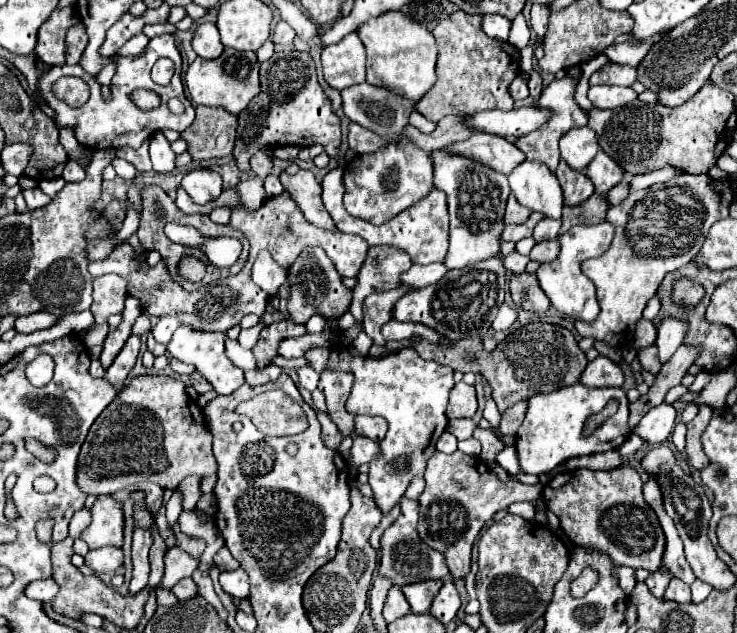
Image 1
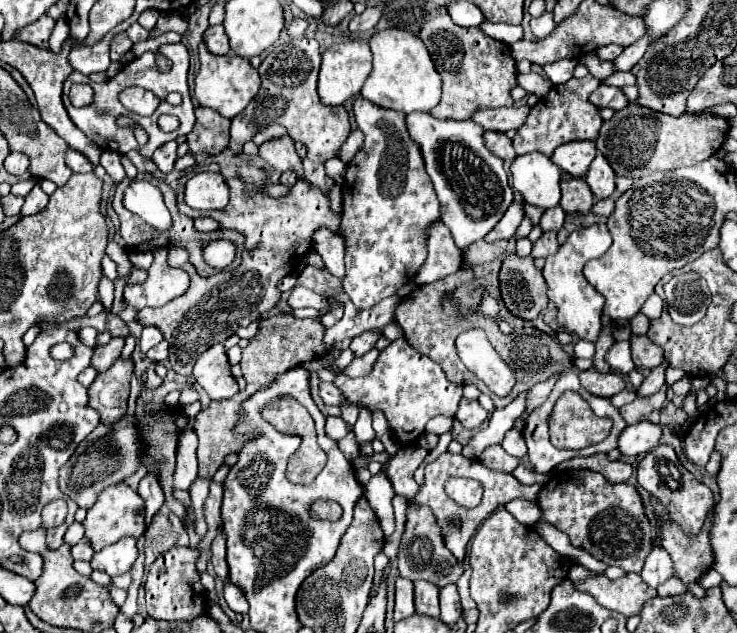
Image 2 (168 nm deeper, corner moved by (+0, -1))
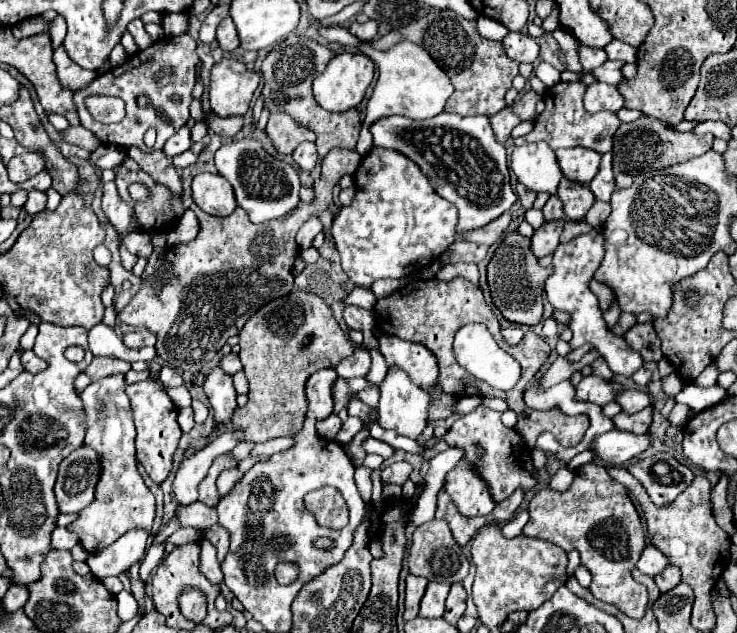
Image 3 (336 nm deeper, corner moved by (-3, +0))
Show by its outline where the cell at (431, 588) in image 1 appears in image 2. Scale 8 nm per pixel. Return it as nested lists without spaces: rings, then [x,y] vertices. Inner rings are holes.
[[[427,580],[415,582],[415,612],[423,616],[439,616],[439,588]]]

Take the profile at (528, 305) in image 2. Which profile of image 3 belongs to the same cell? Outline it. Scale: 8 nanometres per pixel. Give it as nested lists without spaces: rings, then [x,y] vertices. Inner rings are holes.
[[[510,231],[494,251],[488,263],[488,287],[492,303],[504,319],[518,325],[538,325],[542,319],[542,291],[552,267],[542,267],[530,249],[530,239],[518,231]]]

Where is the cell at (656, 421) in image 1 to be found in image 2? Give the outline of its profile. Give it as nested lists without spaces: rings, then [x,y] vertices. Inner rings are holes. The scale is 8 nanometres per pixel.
[[[637,422],[625,428],[625,432],[619,436],[619,450],[625,456],[641,456],[651,452],[657,444],[659,438],[663,434],[663,426],[661,424],[653,424],[653,422]]]

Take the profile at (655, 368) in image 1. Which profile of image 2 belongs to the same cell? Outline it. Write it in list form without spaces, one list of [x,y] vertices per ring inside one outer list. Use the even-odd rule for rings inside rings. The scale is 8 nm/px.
[[[647,336],[631,338],[631,354],[637,370],[653,368],[655,364],[659,364],[659,360],[663,360],[663,350],[659,350],[659,346],[655,346]]]

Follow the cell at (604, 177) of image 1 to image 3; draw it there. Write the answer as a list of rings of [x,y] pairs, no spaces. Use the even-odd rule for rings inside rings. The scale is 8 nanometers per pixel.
[[[612,153],[602,155],[600,171],[598,175],[590,181],[590,191],[594,193],[596,201],[610,201],[610,195],[614,191],[614,173],[612,173]]]

